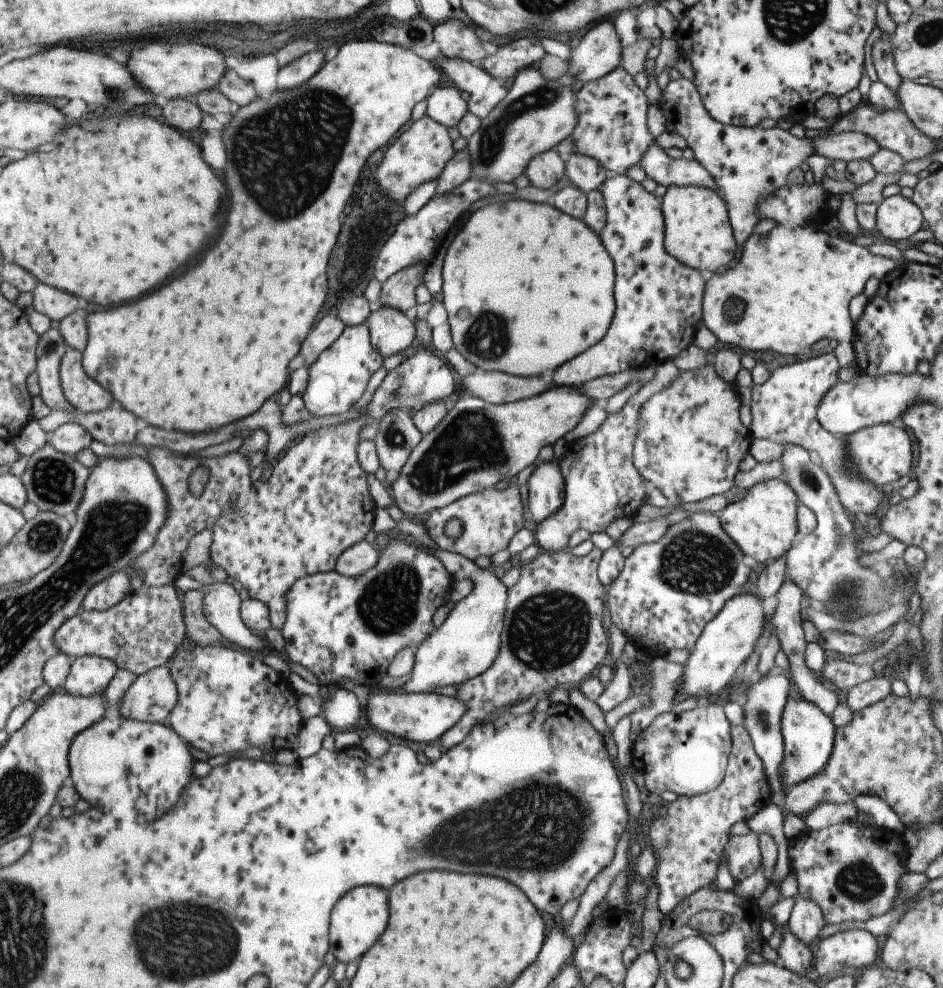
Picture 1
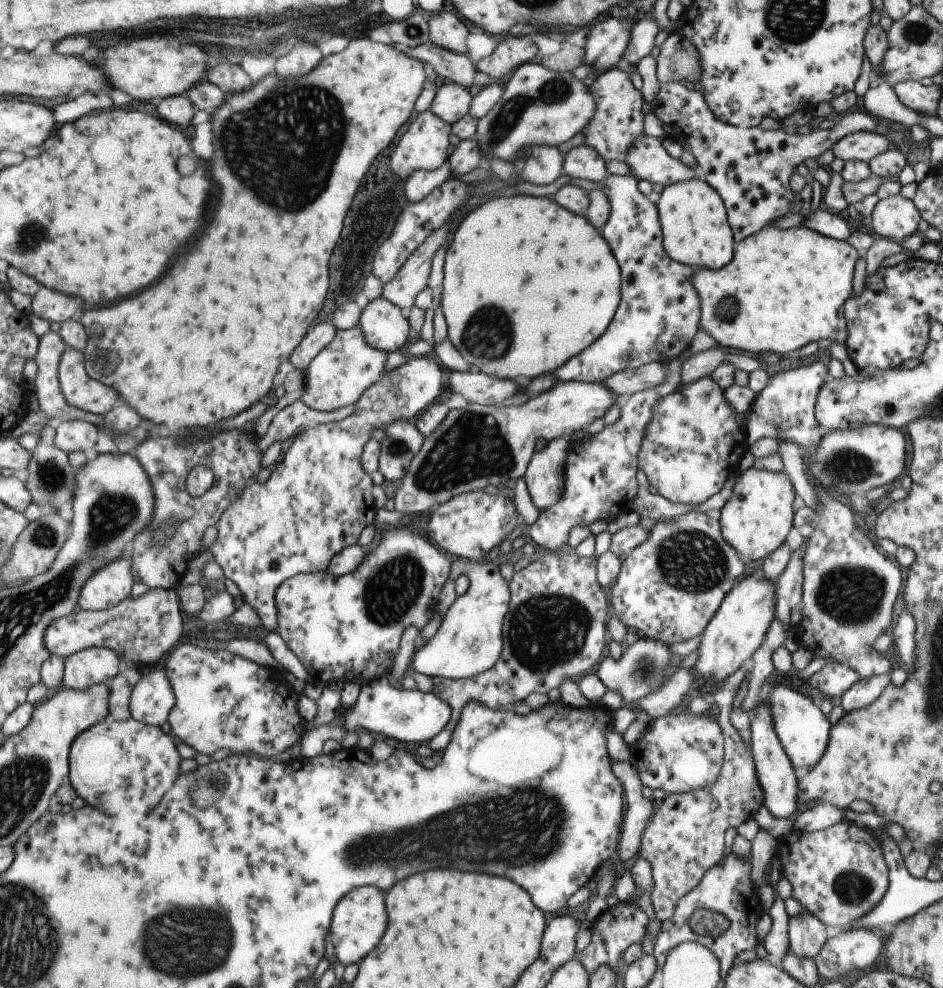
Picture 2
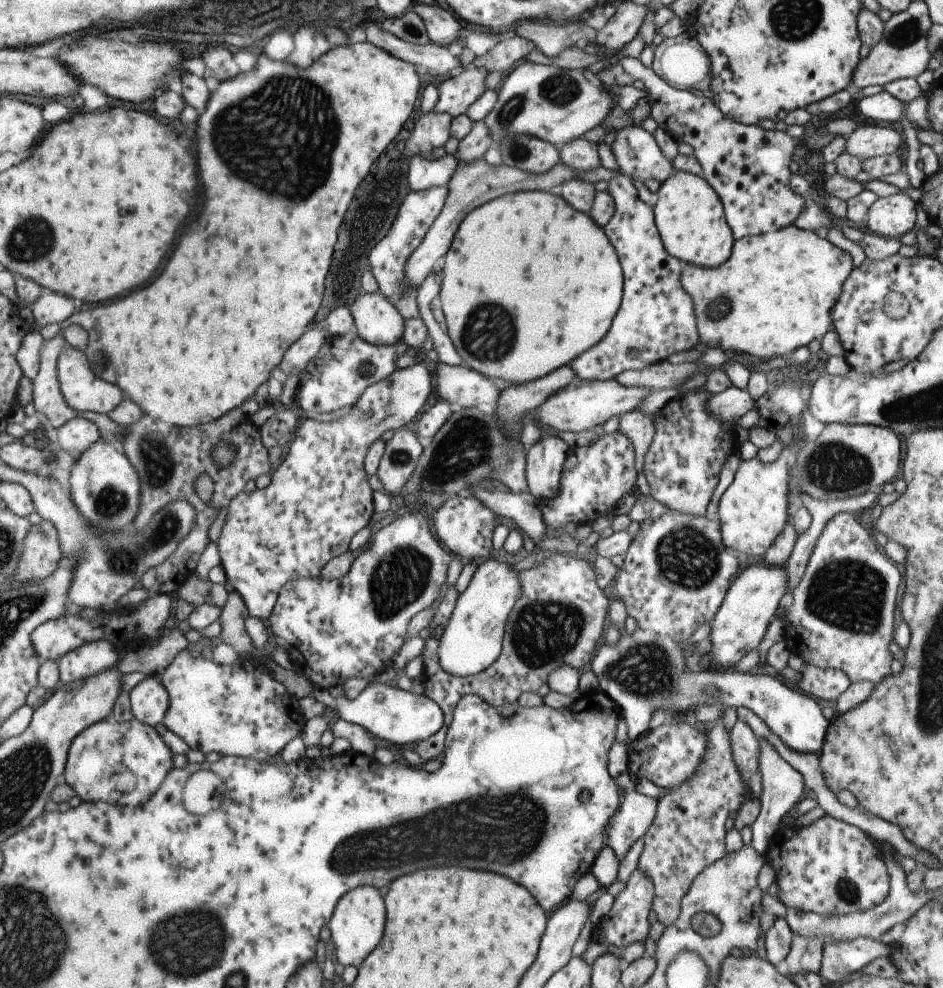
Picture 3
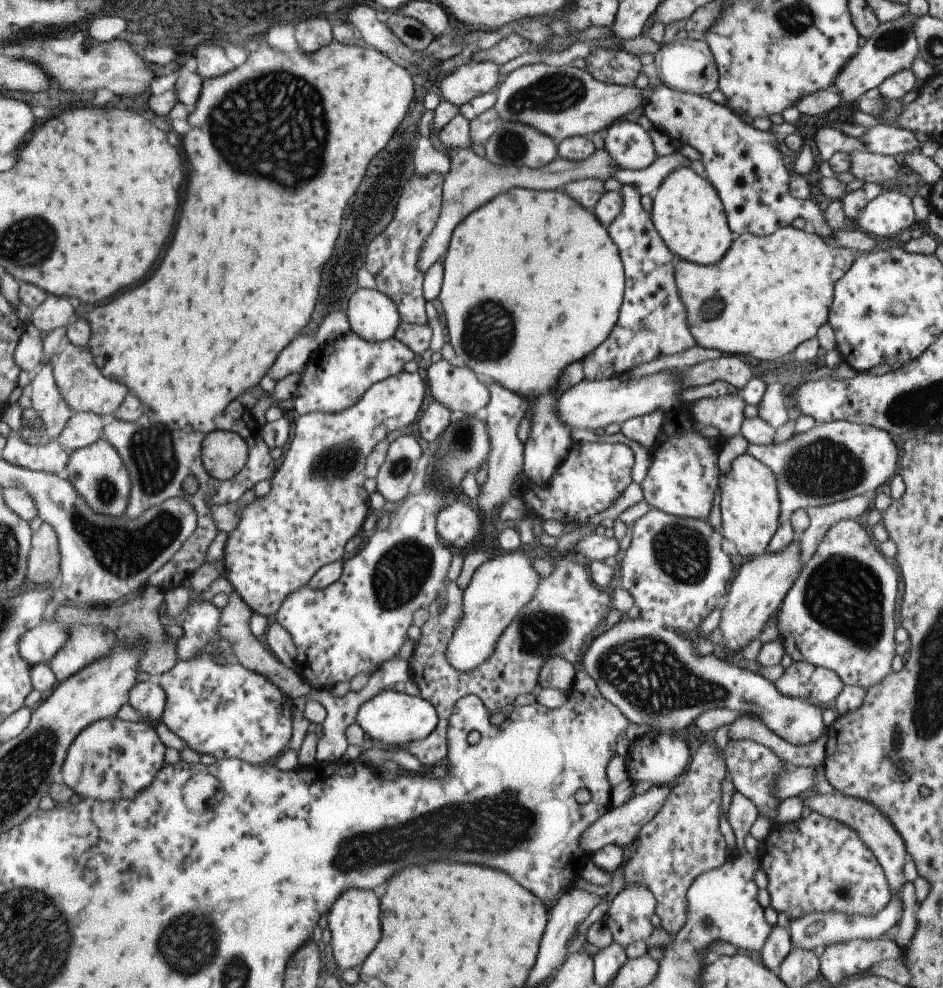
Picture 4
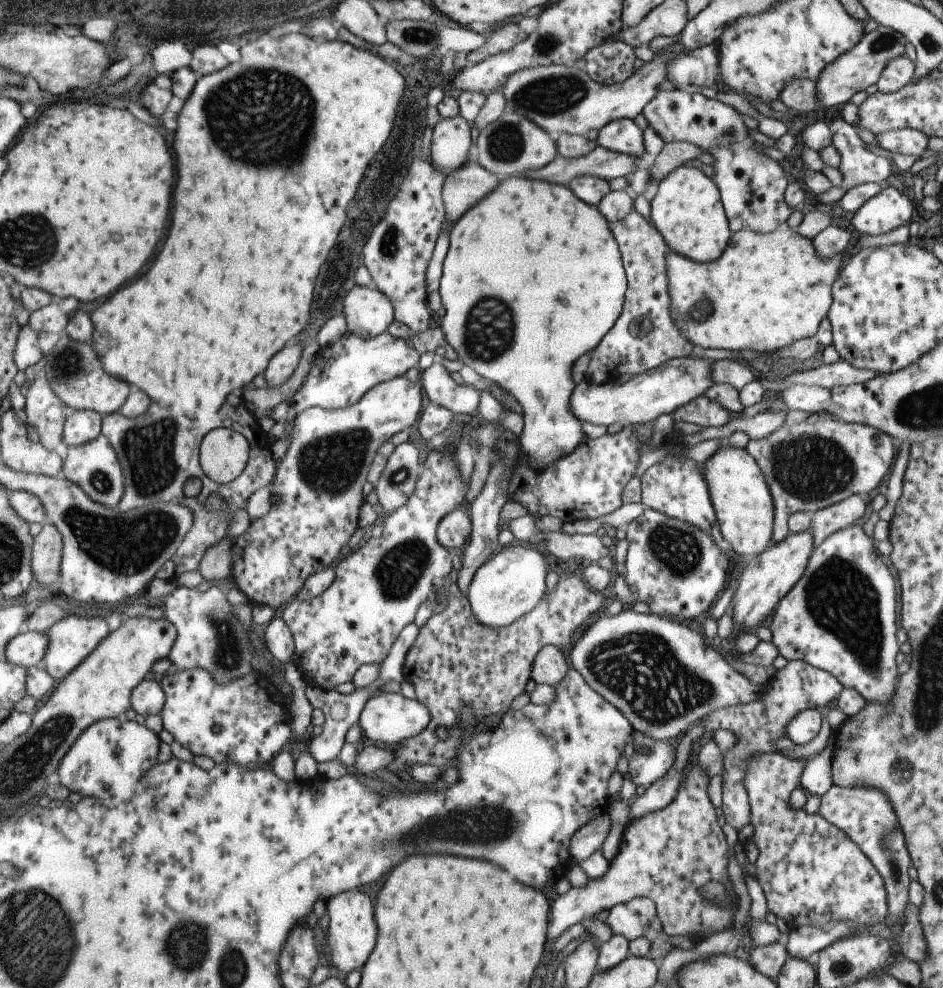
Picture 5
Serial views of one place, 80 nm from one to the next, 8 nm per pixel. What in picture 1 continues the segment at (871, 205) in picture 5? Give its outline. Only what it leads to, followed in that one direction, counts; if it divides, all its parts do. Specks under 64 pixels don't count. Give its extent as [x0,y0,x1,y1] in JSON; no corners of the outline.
[874,196,923,240]

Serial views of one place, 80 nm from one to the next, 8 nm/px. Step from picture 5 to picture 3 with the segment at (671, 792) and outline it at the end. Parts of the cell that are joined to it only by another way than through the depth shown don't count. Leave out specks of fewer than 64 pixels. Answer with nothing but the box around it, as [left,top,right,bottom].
[605,772,657,861]

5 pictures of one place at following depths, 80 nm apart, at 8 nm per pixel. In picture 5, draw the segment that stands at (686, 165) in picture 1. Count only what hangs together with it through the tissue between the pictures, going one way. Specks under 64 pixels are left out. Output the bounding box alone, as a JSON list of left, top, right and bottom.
[594,119,646,161]

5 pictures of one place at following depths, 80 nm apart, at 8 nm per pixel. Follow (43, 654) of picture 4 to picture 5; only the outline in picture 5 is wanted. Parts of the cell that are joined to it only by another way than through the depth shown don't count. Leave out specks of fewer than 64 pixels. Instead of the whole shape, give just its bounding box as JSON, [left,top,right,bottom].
[5,630,47,666]

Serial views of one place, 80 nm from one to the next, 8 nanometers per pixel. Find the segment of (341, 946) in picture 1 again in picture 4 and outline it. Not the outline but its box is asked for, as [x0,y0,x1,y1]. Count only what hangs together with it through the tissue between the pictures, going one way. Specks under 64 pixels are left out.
[327,888,379,971]

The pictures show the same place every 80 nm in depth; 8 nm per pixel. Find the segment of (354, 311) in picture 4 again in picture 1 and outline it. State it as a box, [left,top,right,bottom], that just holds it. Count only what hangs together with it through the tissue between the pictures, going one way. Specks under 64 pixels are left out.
[364,306,414,358]

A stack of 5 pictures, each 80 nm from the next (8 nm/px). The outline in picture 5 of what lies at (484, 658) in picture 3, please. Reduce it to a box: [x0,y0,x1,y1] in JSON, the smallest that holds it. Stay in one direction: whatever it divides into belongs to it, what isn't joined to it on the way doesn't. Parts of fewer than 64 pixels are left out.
[464,543,549,630]

